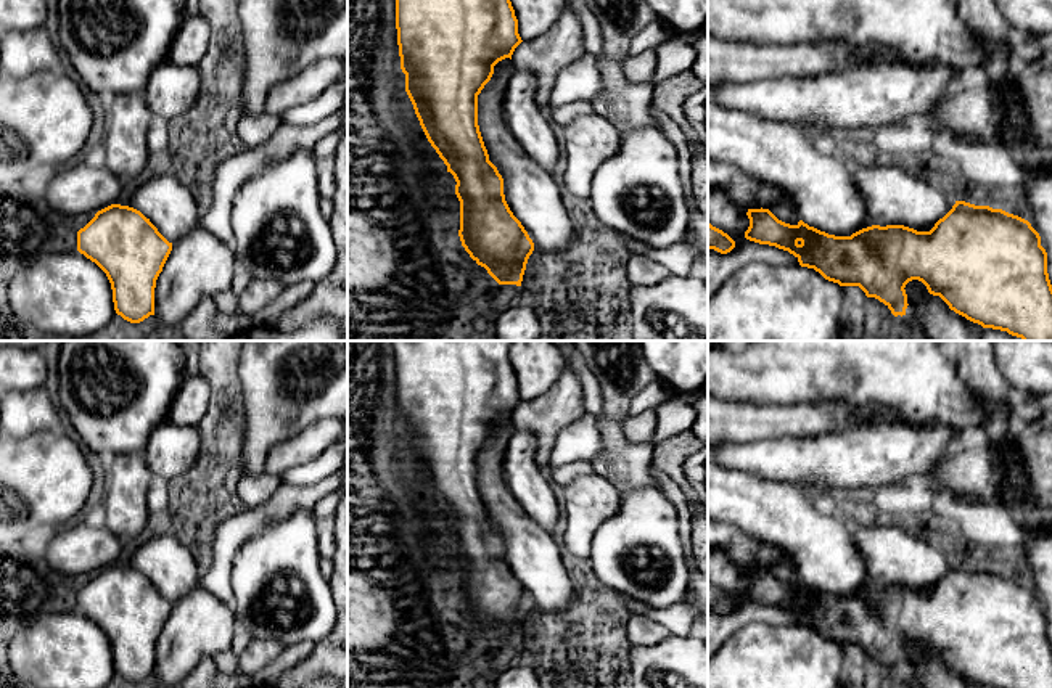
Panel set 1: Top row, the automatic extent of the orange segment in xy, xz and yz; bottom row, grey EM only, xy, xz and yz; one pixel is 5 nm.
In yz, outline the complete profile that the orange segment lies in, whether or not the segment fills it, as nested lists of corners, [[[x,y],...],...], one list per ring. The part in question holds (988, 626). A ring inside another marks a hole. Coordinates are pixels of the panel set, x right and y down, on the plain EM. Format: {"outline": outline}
{"outline": [[[708,518],[708,550],[722,548],[729,556],[748,566],[750,587],[745,598],[759,604],[775,606],[793,614],[801,627],[814,629],[825,640],[840,646],[859,646],[867,657],[883,662],[894,677],[906,675],[906,645],[922,641],[928,653],[939,656],[951,670],[983,688],[1052,688],[1052,645],[1047,633],[1047,612],[1041,606],[1039,593],[1018,575],[989,566],[955,561],[951,551],[931,535],[914,537],[893,526],[873,521],[853,522],[856,548],[862,555],[872,587],[851,596],[835,596],[809,587],[803,580],[796,585],[779,580],[769,567],[785,563],[796,572],[793,559],[780,548],[746,534],[743,529]]]}

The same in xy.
{"outline": [[[171,532],[156,535],[134,550],[125,566],[111,564],[77,592],[77,611],[95,622],[108,637],[114,670],[130,683],[154,675],[154,648],[172,611],[172,604],[199,585],[191,551]]]}

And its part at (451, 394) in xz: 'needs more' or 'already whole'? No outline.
needs more

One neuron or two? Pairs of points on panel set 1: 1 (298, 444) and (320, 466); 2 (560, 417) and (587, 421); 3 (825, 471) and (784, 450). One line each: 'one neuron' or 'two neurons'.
1: two neurons
2: two neurons
3: one neuron

